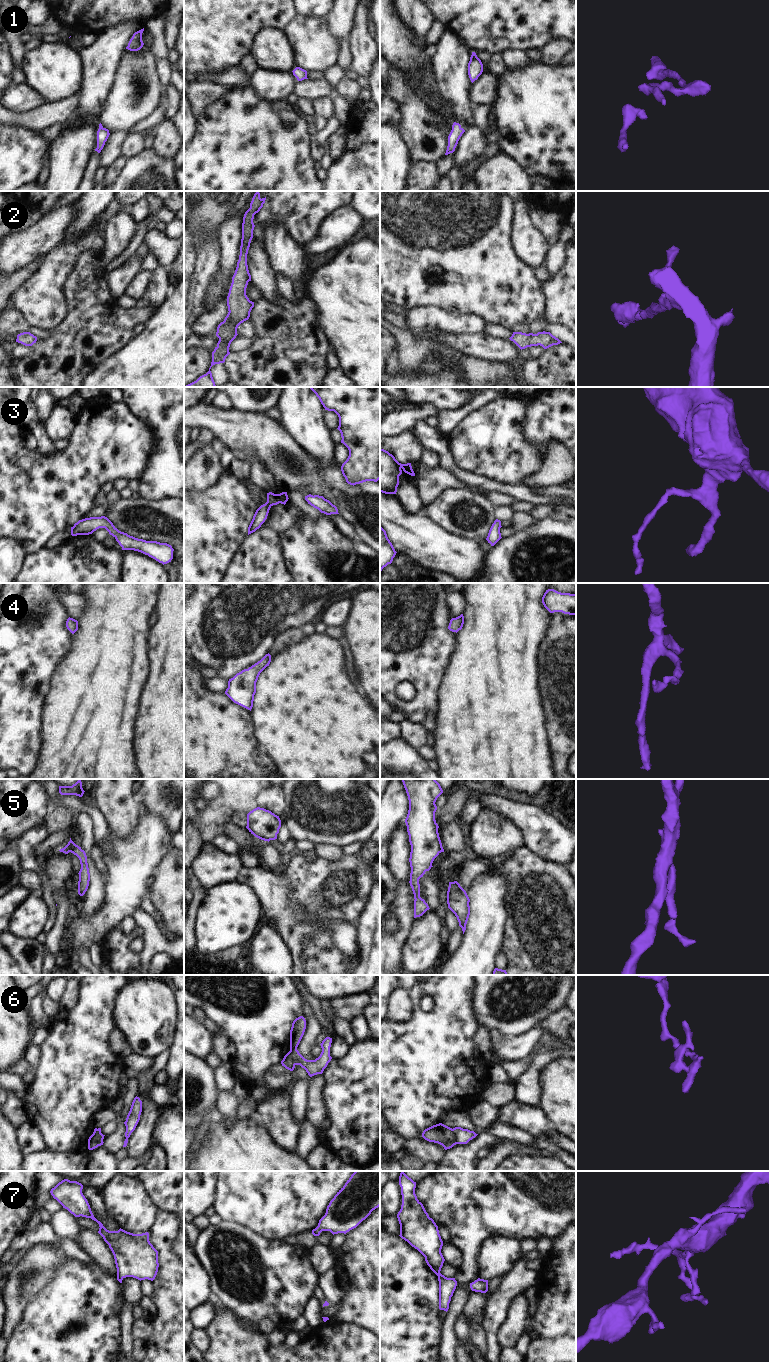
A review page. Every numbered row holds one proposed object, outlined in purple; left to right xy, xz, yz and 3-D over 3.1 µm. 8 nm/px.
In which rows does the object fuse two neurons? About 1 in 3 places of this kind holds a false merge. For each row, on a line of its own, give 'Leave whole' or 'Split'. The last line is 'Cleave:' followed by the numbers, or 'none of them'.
1: Leave whole
2: Leave whole
3: Leave whole
4: Leave whole
5: Leave whole
6: Split
7: Leave whole
Cleave: 6

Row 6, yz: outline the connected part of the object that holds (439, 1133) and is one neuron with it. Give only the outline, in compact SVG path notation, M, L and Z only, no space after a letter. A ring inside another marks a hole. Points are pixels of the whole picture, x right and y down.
M442 1123L425 1129L422 1133L422 1137L429 1142L442 1145L445 1150L450 1149L457 1144L453 1129Z

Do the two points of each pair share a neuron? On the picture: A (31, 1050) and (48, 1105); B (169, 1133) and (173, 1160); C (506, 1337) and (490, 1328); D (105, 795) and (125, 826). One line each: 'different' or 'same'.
A: different
B: same
C: different
D: same

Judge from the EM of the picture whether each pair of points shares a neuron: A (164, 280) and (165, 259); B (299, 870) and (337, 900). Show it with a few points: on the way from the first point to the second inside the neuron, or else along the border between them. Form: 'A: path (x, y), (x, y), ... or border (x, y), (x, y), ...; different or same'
A: border (159, 264), (169, 267); different
B: path (308, 879), (322, 891), (328, 891); same

